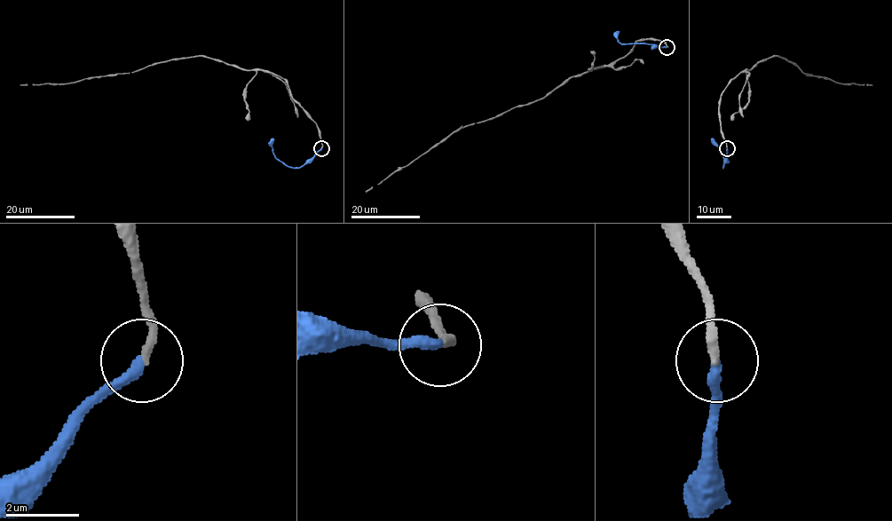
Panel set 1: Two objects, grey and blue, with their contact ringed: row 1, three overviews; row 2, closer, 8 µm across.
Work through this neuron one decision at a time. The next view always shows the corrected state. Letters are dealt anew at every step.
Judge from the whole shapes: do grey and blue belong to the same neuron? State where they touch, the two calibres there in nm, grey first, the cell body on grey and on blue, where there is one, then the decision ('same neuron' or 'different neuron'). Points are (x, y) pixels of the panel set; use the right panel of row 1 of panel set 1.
place (727, 148); calibres 240 and 300 nm; soma grey none; soma blue none; same neuron

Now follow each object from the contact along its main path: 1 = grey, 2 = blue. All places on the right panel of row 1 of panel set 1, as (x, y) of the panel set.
1: (727, 148), (719, 101), (738, 74), (771, 56), (785, 59), (805, 74), (841, 83), (872, 85)
2: (727, 148), (722, 167), (722, 153), (712, 138)

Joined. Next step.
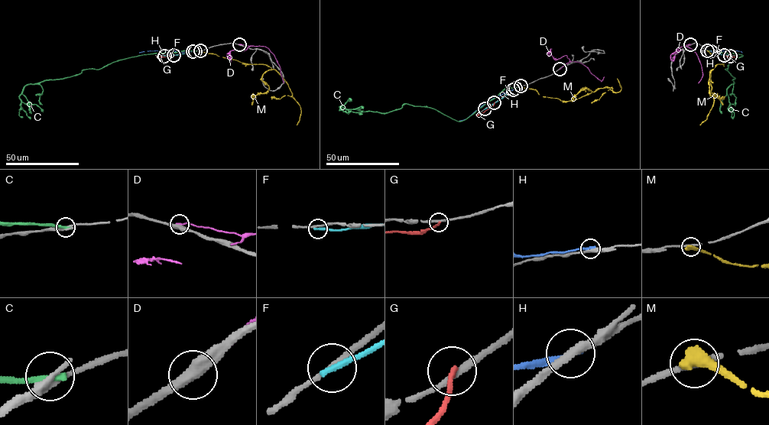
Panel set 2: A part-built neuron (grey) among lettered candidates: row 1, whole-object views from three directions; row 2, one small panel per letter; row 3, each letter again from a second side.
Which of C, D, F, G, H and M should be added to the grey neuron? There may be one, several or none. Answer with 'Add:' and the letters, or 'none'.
Add: none

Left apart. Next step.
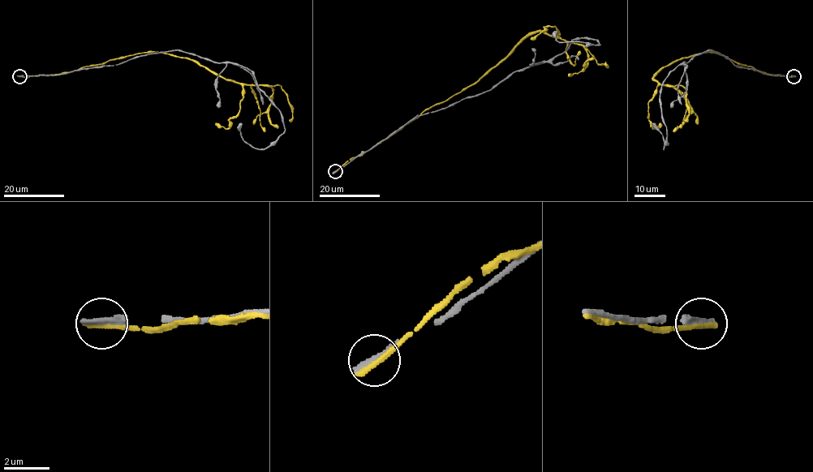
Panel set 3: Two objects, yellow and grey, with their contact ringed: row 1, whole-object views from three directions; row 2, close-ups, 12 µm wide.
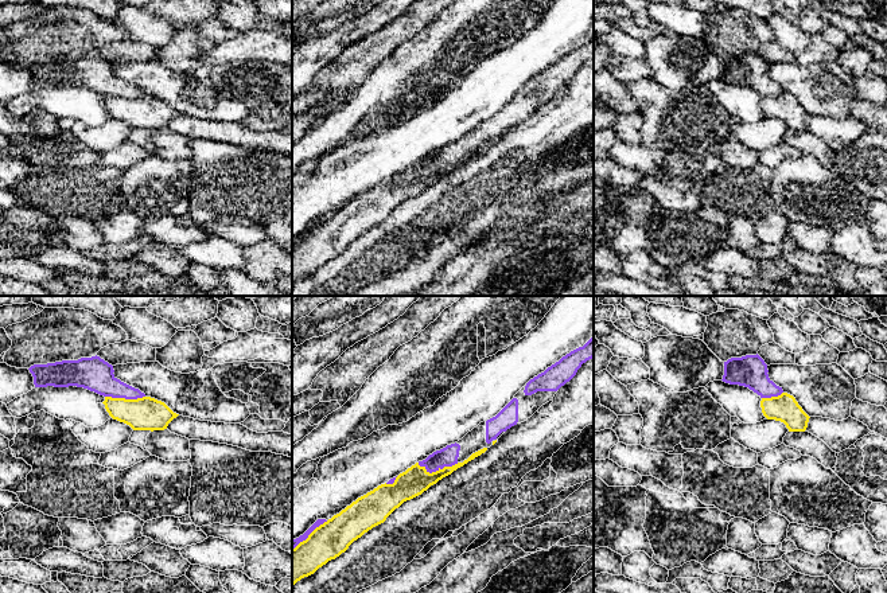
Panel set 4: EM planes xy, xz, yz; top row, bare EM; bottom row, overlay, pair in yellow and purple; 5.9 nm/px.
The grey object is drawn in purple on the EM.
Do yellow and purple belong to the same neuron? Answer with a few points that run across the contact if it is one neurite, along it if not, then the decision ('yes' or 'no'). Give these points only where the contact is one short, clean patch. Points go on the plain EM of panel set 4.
no

